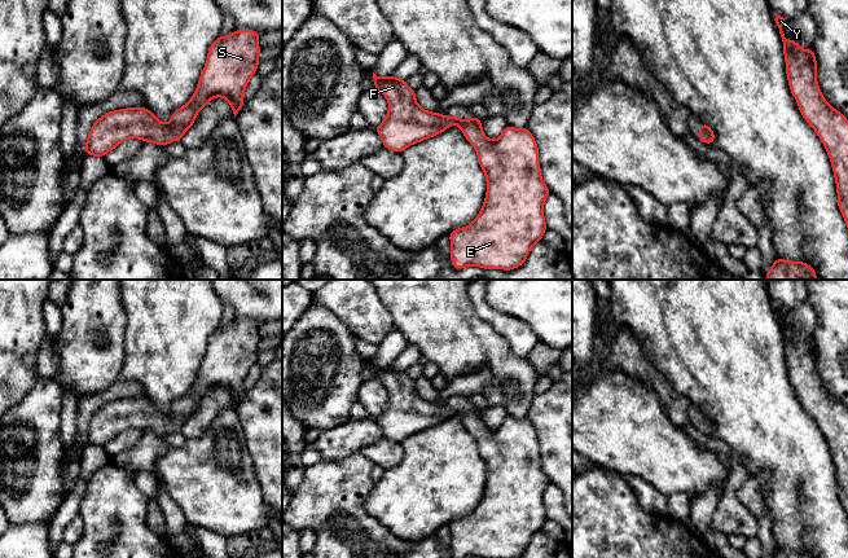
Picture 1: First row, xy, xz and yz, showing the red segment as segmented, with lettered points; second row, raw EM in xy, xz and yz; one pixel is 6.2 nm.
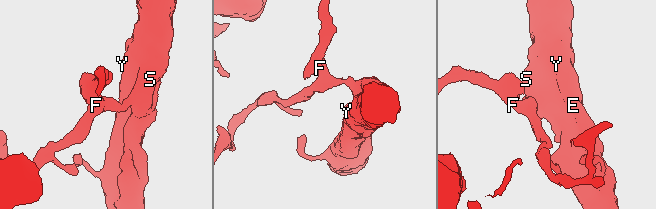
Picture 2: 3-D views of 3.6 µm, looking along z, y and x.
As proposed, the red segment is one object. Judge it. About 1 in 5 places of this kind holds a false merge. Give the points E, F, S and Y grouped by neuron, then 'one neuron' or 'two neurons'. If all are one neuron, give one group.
E F S Y | one neuron

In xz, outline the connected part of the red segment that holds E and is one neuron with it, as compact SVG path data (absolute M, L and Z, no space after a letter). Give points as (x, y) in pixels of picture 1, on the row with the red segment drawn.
M374 73L373 79L374 89L379 91L388 101L387 117L374 128L382 139L383 148L401 153L405 148L434 137L449 126L457 124L476 150L479 164L485 173L487 194L474 221L449 233L453 268L462 269L475 265L484 269L510 271L522 265L532 246L541 241L546 230L544 202L550 194L541 179L539 148L528 128L518 129L506 126L497 140L489 140L482 129L482 120L474 114L463 122L460 117L445 117L423 110L416 101L416 91L410 89L404 79L392 75L377 76Z

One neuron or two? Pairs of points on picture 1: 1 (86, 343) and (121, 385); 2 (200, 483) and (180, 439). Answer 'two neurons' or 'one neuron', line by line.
1: two neurons
2: two neurons

